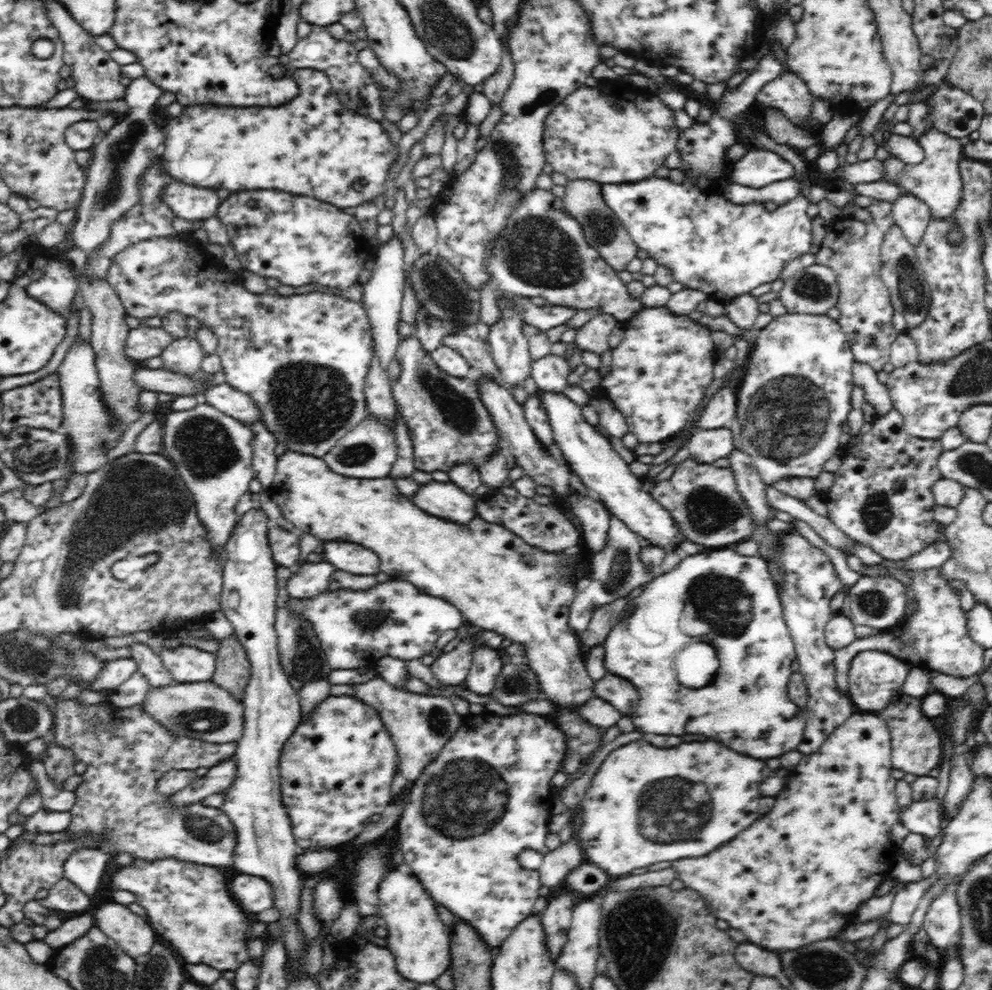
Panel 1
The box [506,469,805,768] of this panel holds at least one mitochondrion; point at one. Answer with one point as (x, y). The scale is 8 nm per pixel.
(728, 604)

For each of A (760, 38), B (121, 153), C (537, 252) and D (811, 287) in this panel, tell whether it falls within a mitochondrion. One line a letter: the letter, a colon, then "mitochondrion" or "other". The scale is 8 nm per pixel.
A: other
B: mitochondrion
C: mitochondrion
D: mitochondrion

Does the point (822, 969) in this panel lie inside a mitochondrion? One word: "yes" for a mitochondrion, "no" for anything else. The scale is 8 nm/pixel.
yes

